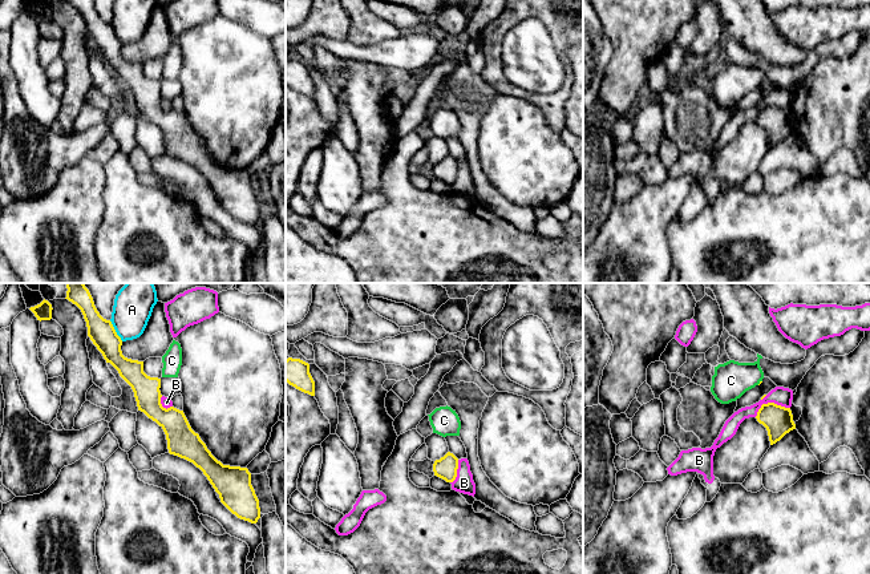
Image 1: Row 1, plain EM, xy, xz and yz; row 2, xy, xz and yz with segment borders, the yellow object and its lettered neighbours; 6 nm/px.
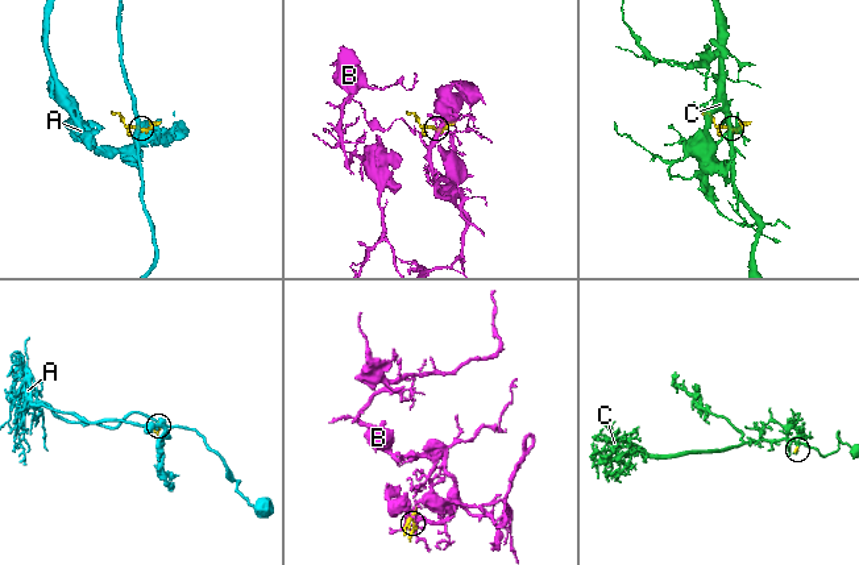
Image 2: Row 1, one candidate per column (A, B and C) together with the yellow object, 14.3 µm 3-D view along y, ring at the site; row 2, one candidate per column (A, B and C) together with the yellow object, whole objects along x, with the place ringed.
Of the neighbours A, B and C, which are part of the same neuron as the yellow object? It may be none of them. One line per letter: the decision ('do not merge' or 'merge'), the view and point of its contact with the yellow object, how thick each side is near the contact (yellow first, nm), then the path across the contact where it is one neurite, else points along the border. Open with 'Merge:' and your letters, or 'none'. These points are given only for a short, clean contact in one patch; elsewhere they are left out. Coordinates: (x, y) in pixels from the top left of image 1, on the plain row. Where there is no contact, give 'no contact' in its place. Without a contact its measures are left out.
Merge: none
A: do not merge; contact xy (114, 33); calibres 160 and 220 nm; border xy (109, 23), (122, 43)
B: do not merge; contact yz (769, 105); calibres 180 and 110 nm
C: do not merge; contact yz (760, 85); calibres 20 and 220 nm; border yz (761, 83), (757, 87)

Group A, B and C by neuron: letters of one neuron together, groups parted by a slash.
A / B / C

